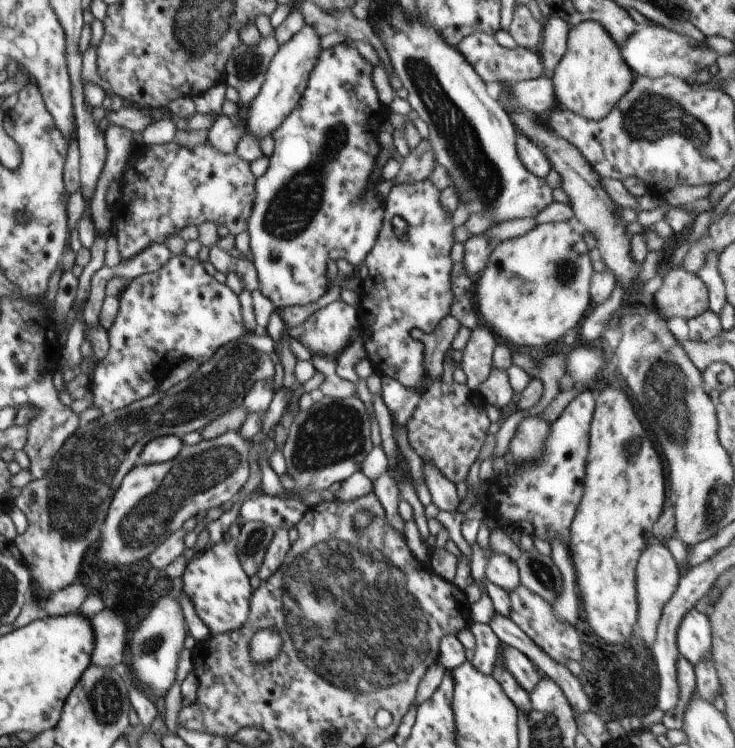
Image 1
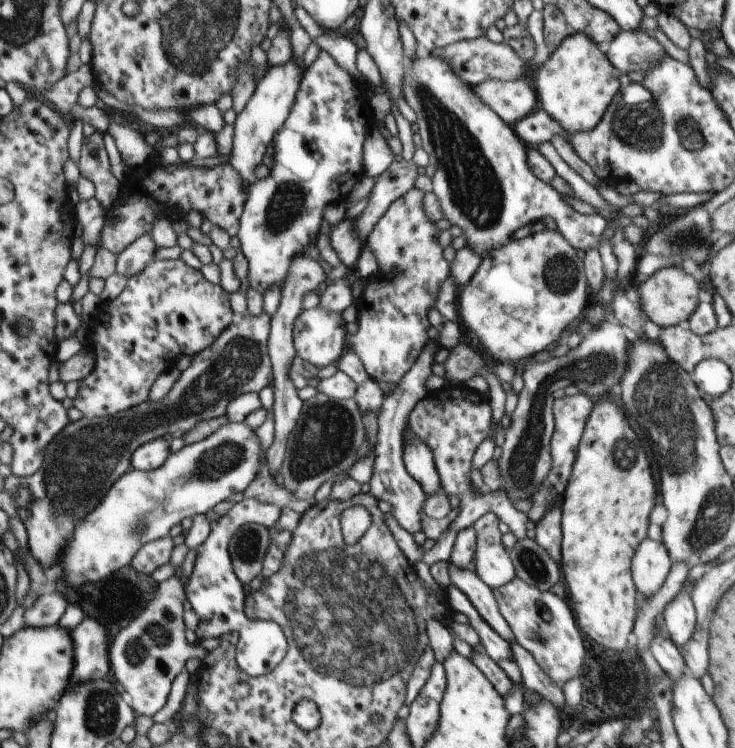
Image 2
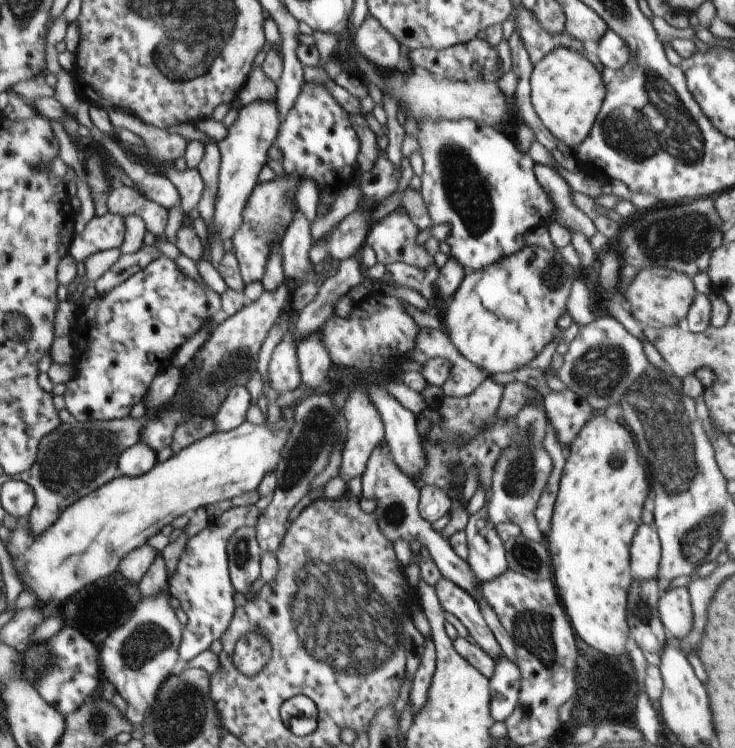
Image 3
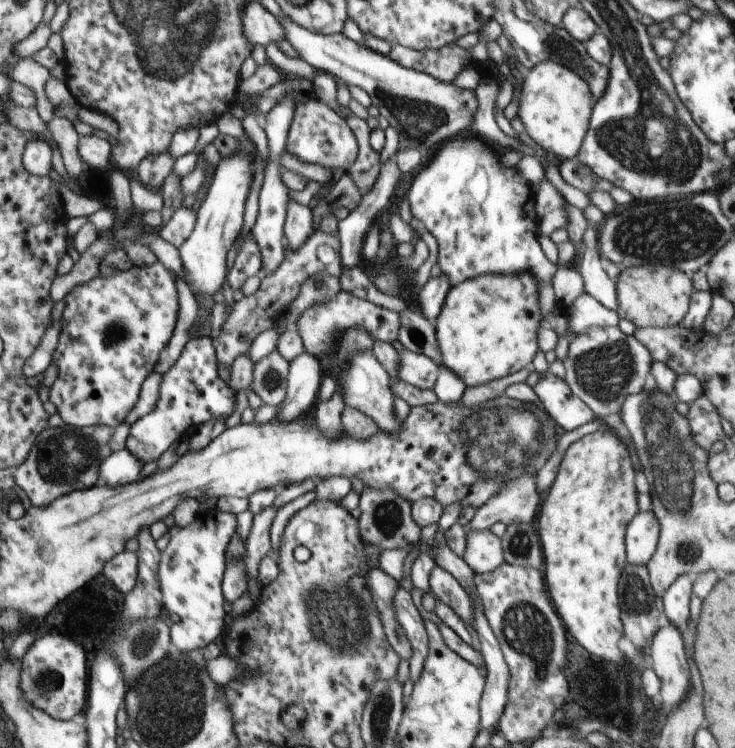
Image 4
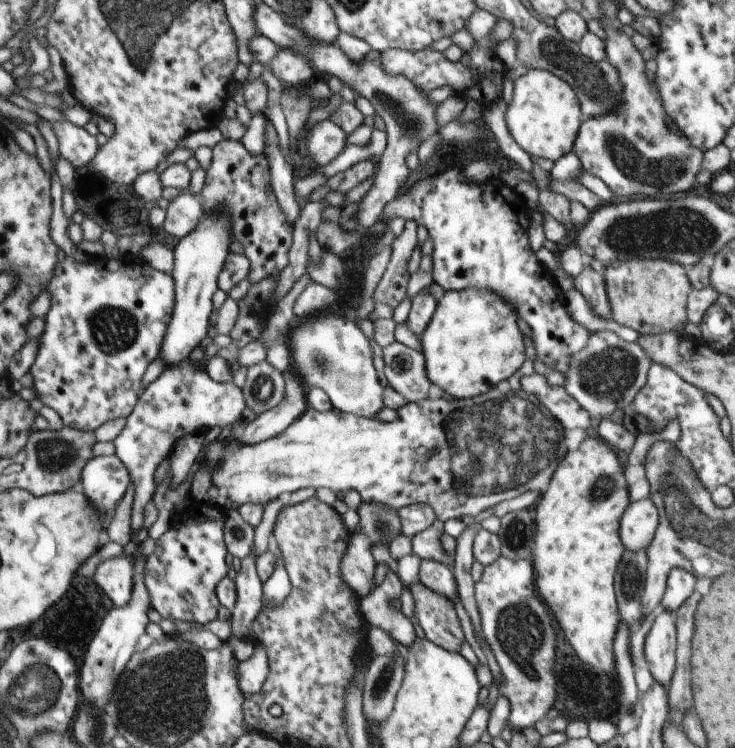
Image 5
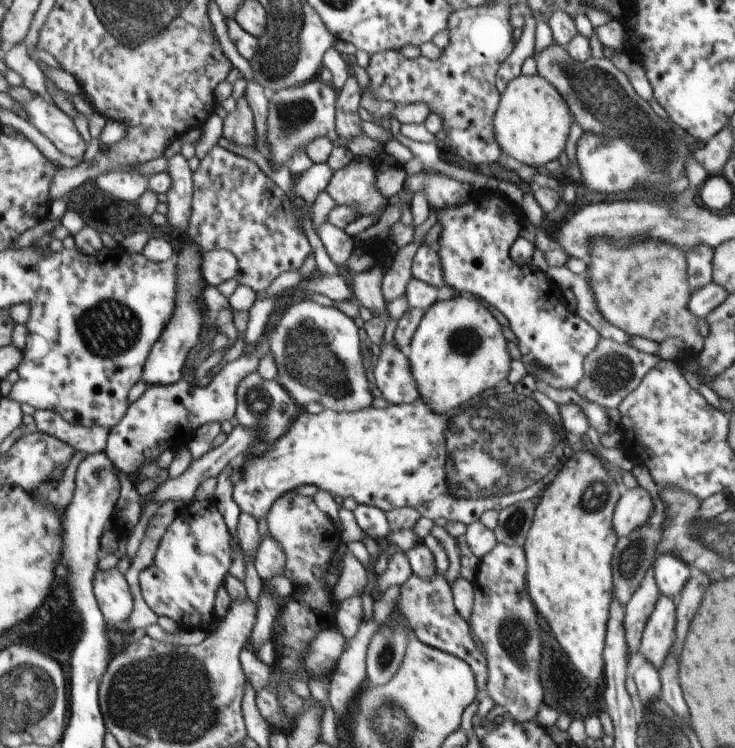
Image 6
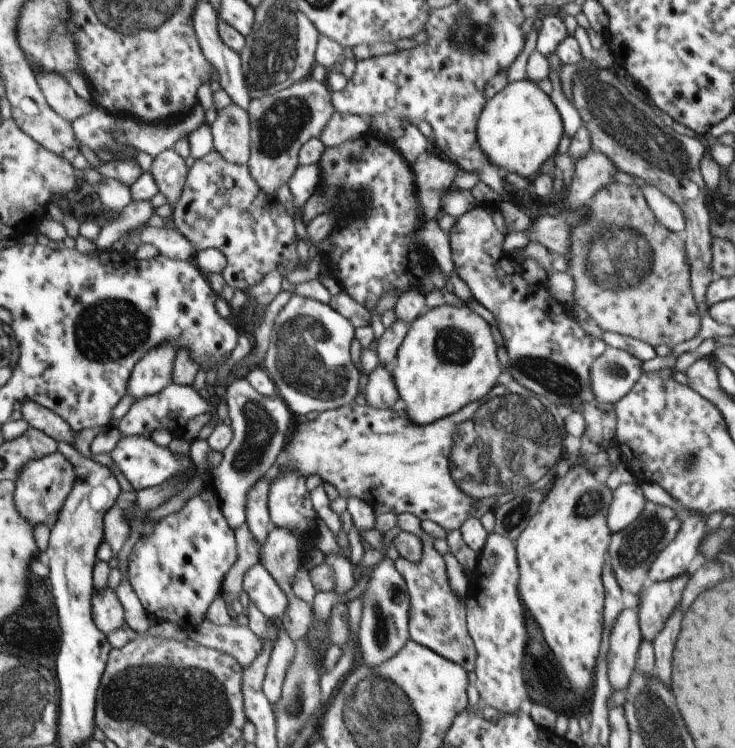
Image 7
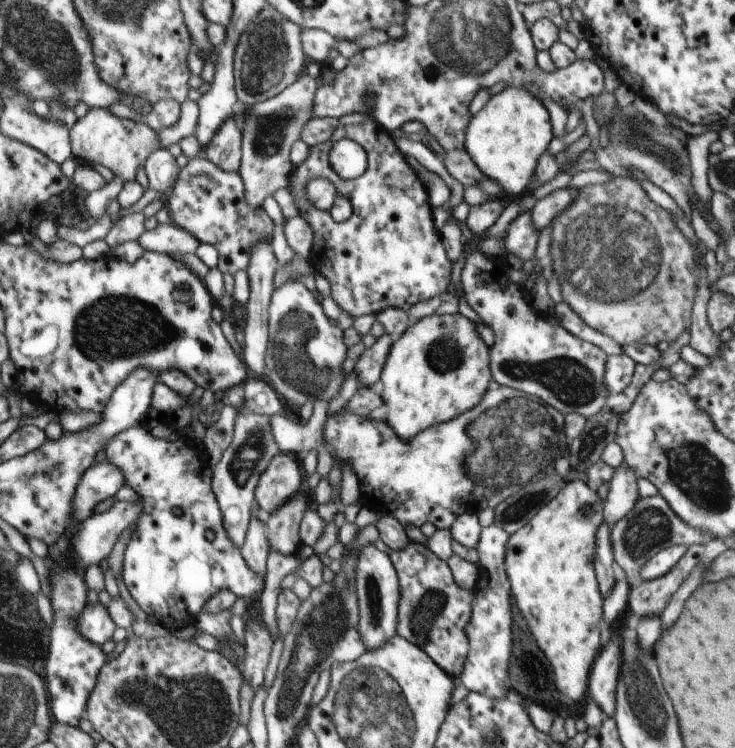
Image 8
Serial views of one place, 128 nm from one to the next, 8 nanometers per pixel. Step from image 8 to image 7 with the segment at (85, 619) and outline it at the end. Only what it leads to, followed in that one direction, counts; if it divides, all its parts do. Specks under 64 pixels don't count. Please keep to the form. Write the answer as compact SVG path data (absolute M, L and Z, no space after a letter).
M108 587L95 591L94 619L99 629L105 635L121 628L124 624L124 608L116 595L116 590Z

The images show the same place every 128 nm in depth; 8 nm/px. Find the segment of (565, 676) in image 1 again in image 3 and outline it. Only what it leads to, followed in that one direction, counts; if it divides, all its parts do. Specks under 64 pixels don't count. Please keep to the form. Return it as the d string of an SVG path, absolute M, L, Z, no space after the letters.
M384 442L378 445L370 454L365 471L362 474L362 493L364 498L371 498L378 502L374 513L378 515L378 524L382 533L393 543L398 539L407 538L418 540L431 553L431 559L438 565L440 572L448 580L454 581L471 597L478 601L482 597L481 581L471 569L467 560L462 560L450 546L449 540L440 532L434 531L431 523L425 521L419 513L419 498L421 489L412 477L404 474L385 450Z

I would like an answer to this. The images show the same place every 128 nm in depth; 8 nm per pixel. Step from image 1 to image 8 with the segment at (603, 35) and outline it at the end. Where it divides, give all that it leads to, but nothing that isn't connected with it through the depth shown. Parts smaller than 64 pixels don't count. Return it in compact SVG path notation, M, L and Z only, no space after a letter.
M507 86L471 118L467 126L465 147L484 176L495 180L509 194L527 192L533 182L538 159L552 142L553 126L548 109L530 91Z

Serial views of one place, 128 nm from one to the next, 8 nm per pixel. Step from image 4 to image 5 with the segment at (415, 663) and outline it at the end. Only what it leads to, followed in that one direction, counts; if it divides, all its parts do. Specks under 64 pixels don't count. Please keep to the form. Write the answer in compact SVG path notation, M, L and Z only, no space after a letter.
M390 570L382 584L378 585L366 598L360 598L359 609L363 612L368 625L382 628L396 640L396 642L399 642L404 647L410 647L411 650L411 646L417 639L417 634L420 634L420 630L417 628L417 624L413 624L410 618L404 615L402 609L398 610L398 608L392 605L392 600L401 598L402 589L404 587L399 576Z

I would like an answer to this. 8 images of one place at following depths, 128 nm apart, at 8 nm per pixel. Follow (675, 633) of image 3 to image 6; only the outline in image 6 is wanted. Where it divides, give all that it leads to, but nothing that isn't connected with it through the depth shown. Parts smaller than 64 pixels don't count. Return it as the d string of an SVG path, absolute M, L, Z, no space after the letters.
M674 555L659 556L654 566L655 579L661 594L677 601L684 585L691 577L691 568Z

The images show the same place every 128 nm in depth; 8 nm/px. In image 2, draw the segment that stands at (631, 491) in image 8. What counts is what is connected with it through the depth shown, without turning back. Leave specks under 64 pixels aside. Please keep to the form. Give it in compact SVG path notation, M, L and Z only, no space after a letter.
M646 537L634 553L631 573L639 596L649 599L666 580L673 560L664 543Z

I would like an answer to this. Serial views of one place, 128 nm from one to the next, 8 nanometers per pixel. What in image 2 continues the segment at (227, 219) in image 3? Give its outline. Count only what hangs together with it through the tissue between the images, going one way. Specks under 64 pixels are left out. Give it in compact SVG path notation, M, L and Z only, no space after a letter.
M294 59L287 63L270 66L266 74L257 82L257 87L252 93L244 110L237 114L234 122L233 147L230 163L242 176L245 187L248 188L257 176L255 168L262 163L266 148L273 144L274 135L283 127L295 103L303 72Z

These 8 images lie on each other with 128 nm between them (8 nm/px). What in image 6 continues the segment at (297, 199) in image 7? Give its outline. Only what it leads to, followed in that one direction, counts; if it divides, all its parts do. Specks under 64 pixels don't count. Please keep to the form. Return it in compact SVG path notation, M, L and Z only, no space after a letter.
M314 163L313 166L298 174L295 184L295 193L301 199L305 200L303 210L303 229L308 238L308 243L312 247L314 260L317 264L317 269L323 275L339 274L338 268L332 259L328 256L324 244L320 237L316 236L315 230L312 228L312 222L307 215L307 208L316 200L316 196L324 191L332 178L333 170L328 166L328 163Z

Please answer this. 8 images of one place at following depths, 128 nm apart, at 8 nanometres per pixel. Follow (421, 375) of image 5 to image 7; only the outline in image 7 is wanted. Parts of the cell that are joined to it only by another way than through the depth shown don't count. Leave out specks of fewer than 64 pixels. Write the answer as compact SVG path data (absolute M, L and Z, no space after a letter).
M380 363L370 374L366 387L368 405L374 408L390 408L401 398L390 368Z

